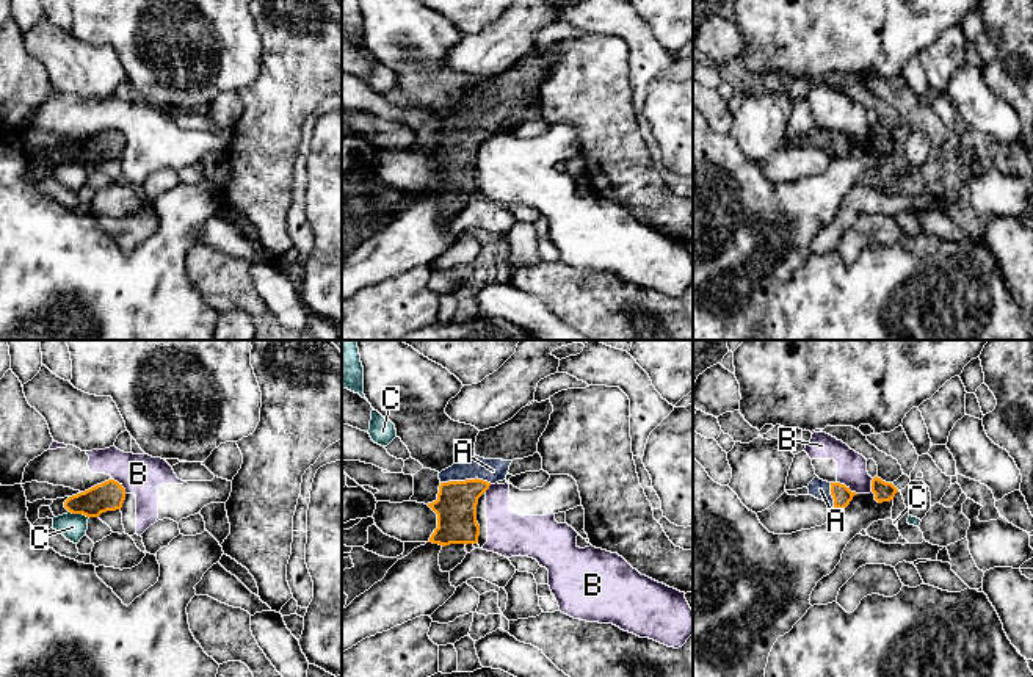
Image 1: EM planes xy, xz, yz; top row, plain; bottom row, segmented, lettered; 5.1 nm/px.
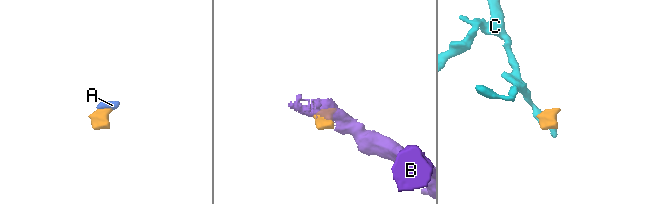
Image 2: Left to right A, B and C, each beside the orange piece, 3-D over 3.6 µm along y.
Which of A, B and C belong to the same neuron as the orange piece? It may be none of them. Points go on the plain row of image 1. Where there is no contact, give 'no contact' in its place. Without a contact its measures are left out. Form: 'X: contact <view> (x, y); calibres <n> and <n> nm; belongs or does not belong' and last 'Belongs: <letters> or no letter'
A: contact xz (466, 129); calibres 220 and 130 nm; belongs
B: contact yz (845, 135); calibres 100 and 160 nm; does not belong
C: contact xy (79, 162); calibres 150 and 140 nm; does not belong
Belongs: A

